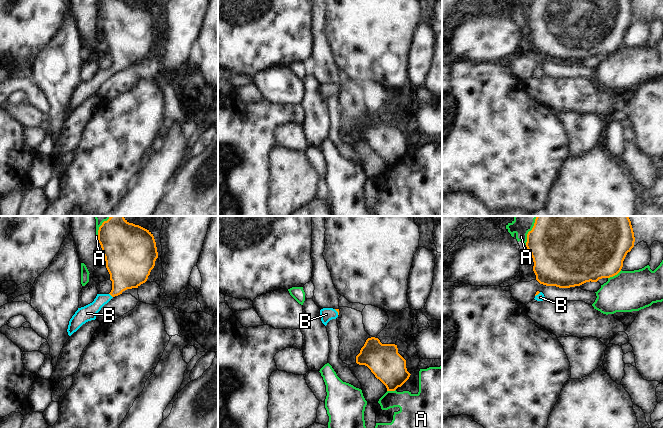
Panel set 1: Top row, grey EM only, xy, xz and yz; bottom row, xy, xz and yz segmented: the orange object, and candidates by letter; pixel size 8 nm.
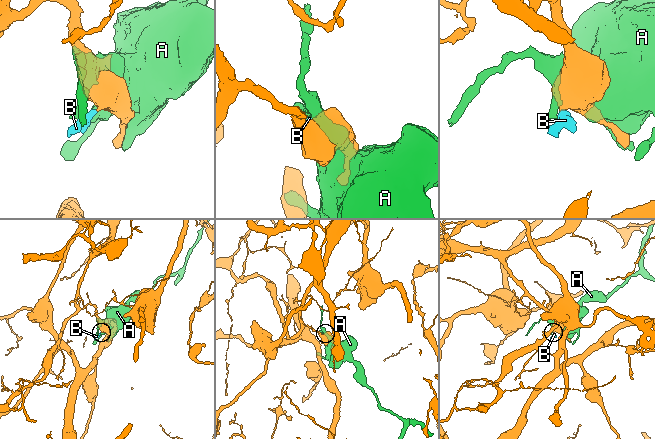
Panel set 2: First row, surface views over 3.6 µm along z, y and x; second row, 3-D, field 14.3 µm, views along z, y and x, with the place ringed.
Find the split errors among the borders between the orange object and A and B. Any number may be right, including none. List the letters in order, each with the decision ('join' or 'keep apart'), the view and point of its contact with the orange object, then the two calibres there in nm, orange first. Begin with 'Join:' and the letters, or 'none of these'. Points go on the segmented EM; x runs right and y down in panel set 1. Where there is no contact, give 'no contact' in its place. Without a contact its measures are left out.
Join: B
A: keep apart | yz (614, 275) | 460/320 nm
B: join | xy (110, 294) | 320/130 nm

